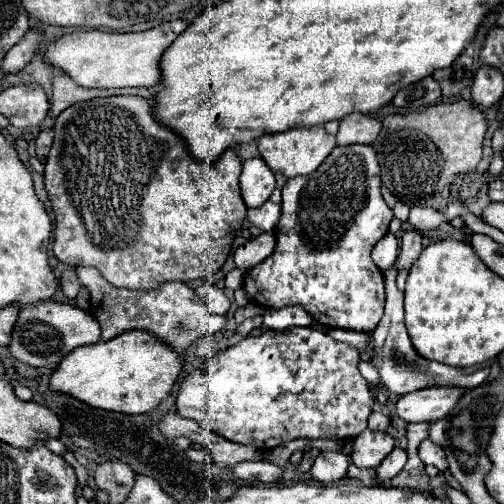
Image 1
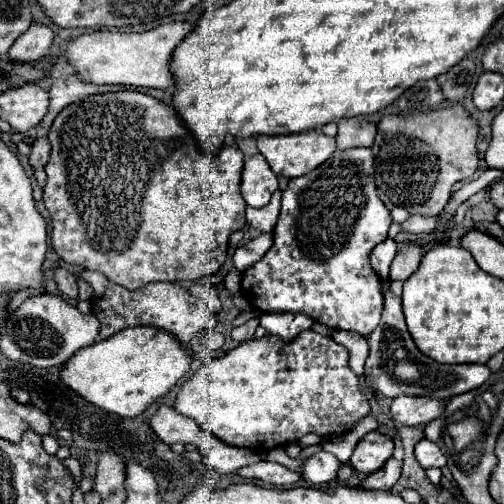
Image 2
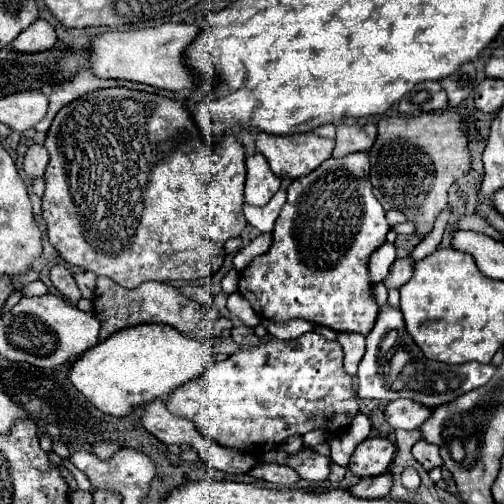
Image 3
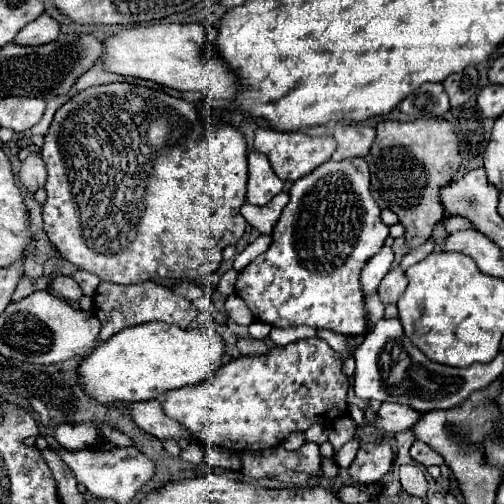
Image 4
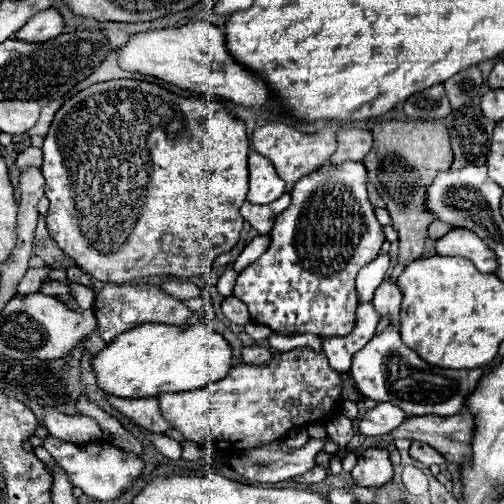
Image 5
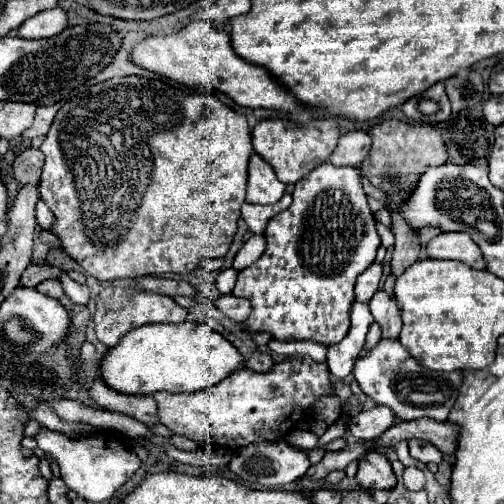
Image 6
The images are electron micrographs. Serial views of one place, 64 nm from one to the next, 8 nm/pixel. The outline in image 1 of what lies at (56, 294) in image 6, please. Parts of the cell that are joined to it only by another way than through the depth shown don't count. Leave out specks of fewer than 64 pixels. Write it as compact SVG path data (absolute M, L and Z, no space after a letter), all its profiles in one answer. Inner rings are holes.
M64 270L62 276L60 276L60 288L64 292L66 298L76 298L78 290L80 290L80 280L76 278L76 272L74 270Z

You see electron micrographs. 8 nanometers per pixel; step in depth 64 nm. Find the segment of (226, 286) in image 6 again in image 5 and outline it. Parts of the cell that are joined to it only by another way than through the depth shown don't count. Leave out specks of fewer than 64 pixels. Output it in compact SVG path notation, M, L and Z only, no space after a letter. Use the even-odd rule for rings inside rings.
M226 268L224 270L224 274L220 276L220 280L218 280L218 292L222 294L222 296L230 296L232 294L232 290L234 290L234 284L236 284L236 270L234 268Z

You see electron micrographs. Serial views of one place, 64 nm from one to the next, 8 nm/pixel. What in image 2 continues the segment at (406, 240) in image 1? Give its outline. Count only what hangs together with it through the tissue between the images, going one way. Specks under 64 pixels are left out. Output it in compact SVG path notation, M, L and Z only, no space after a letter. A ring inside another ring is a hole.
M404 246L402 252L396 254L396 258L392 260L392 266L390 266L390 282L406 282L412 272L416 272L418 264L420 264L420 248L418 246Z

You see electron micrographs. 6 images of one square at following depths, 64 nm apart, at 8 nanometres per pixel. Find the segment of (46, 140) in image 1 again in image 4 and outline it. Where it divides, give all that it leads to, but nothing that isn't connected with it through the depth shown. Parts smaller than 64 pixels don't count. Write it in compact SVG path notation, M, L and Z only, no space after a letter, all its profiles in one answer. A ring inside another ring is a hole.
M30 156L22 162L20 168L20 182L26 188L26 192L34 194L38 188L44 188L46 184L46 168L40 156Z

